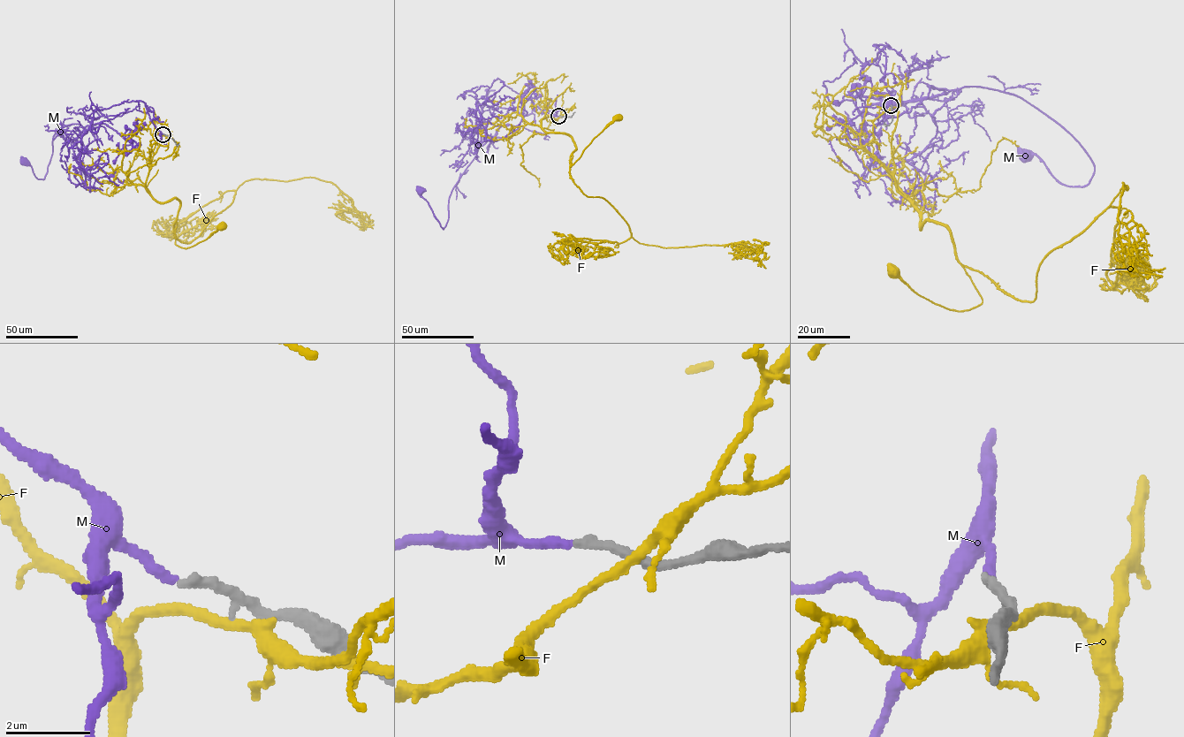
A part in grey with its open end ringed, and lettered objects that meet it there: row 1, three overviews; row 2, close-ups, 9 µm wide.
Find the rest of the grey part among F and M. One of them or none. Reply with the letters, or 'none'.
M

